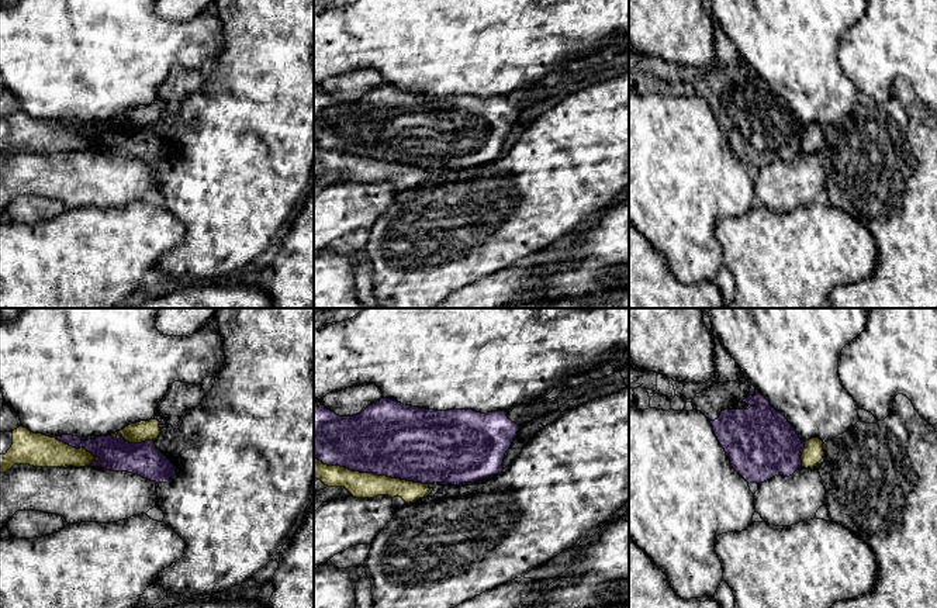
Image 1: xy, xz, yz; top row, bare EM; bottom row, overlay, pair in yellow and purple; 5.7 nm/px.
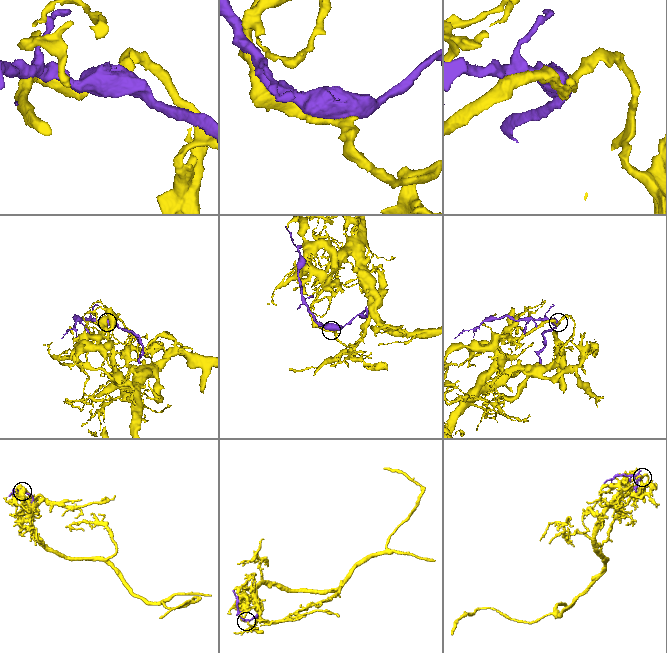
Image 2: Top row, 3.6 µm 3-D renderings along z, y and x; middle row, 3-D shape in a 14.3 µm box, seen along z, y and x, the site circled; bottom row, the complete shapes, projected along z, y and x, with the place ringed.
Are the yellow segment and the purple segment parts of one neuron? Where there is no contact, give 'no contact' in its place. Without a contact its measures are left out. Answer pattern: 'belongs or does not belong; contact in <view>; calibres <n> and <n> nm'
does not belong; contact in xz; calibres 140 and 420 nm

